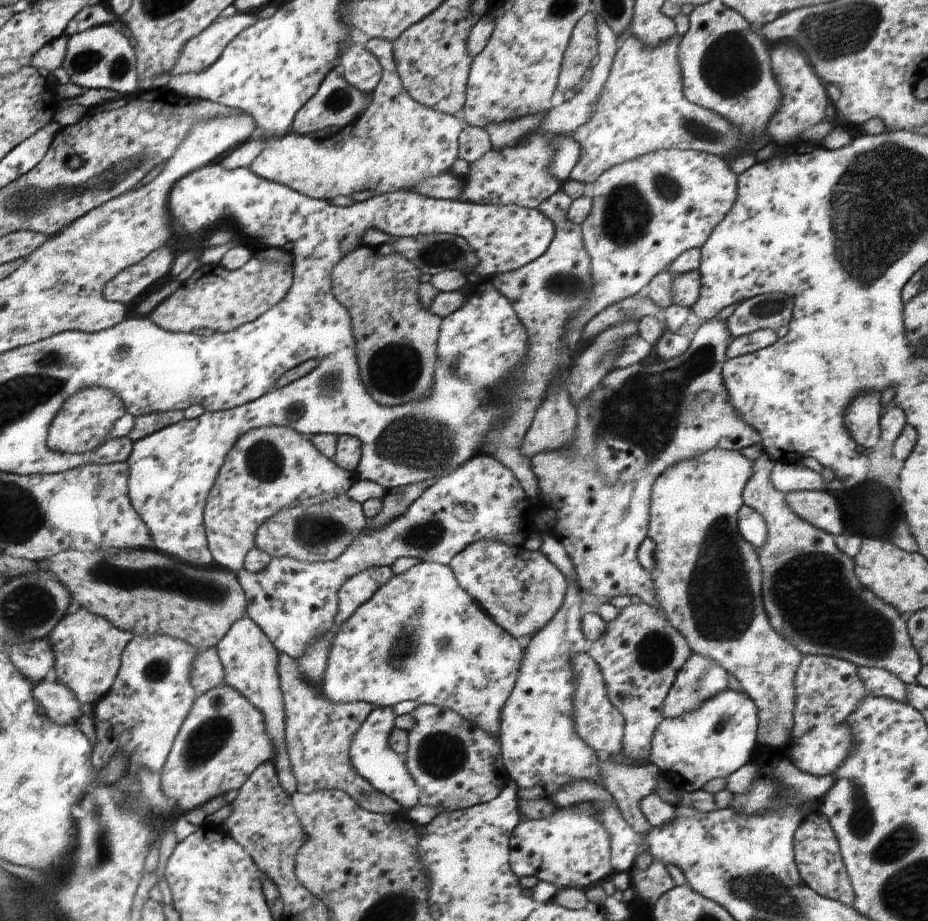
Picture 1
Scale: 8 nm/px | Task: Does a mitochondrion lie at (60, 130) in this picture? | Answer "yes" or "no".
no

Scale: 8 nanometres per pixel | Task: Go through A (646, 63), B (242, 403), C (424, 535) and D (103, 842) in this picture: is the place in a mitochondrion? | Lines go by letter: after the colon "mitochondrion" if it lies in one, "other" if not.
A: other
B: other
C: mitochondrion
D: mitochondrion

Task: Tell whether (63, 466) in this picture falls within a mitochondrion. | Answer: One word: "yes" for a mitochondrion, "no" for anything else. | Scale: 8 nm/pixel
no

